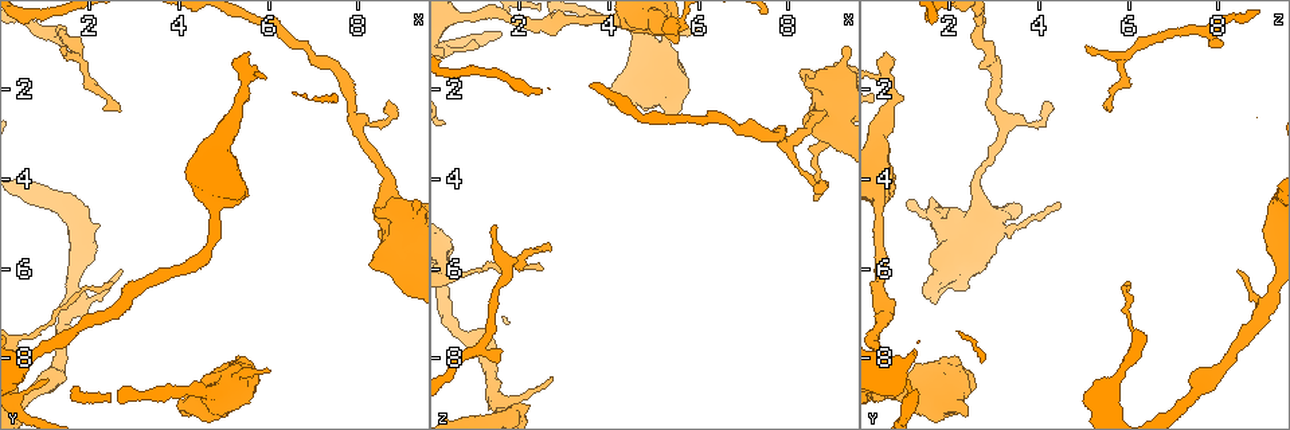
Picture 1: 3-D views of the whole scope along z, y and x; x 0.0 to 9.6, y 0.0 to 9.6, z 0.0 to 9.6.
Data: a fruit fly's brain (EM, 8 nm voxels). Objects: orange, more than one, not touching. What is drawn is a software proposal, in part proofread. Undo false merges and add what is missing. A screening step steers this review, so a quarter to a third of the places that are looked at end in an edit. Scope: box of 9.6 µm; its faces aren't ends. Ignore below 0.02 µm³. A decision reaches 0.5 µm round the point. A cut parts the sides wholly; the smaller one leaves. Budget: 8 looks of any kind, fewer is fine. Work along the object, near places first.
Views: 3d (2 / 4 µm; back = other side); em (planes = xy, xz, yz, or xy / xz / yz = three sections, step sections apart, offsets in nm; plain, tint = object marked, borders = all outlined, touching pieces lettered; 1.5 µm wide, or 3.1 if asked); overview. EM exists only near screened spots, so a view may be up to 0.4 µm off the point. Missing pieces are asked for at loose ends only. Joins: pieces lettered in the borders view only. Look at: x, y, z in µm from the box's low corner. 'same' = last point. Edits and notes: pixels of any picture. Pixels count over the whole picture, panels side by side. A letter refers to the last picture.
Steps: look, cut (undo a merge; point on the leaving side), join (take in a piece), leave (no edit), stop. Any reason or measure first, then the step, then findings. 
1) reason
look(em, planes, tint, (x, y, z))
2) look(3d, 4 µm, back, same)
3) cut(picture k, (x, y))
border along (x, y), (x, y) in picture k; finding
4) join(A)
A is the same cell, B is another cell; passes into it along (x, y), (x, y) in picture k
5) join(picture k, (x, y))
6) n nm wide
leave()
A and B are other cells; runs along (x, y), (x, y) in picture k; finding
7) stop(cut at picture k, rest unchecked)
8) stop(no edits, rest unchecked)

long arm stops here
look(em, planes, borders, (2.55, 6.35, 6.00))

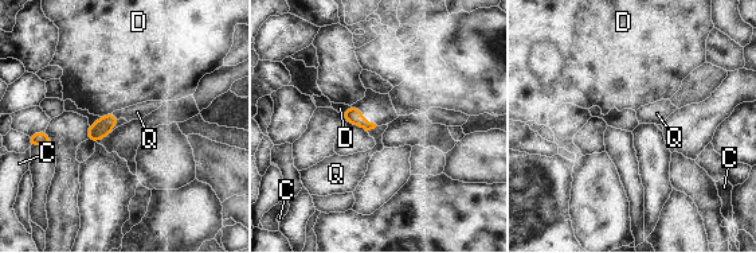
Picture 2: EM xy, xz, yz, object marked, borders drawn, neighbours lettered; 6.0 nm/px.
leave()
C, D and Q are other cells; border along (376, 125), (367, 131) in picture 2; none of them fits

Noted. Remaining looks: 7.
look(3d, 2 µm, back, (1.55, 1.00, 8.10))

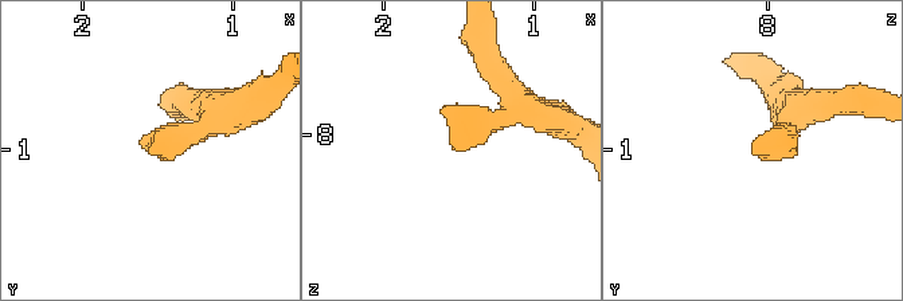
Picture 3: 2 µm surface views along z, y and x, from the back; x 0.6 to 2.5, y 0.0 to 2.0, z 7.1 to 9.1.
now the EM
look(em, planes, plain, (1.56, 1.04, 8.04))

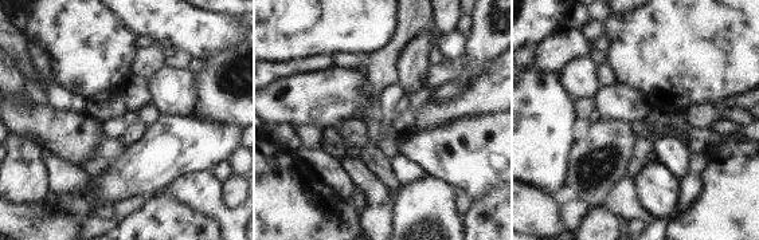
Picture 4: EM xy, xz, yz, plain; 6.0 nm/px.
look(em, planes, borders, same)

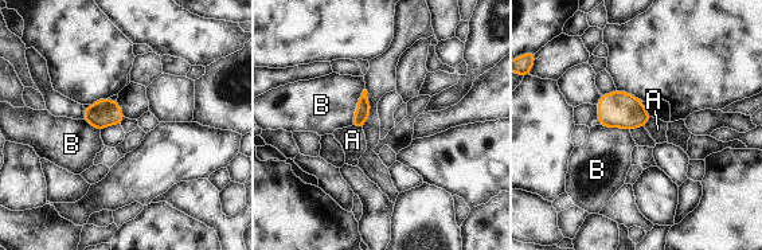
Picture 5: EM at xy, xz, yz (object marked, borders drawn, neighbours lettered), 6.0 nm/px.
leave()
A and B are other cells; border along (351, 125), (362, 129) in picture 5; no lettered piece goes on from it

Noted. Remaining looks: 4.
an open end
look(em, planes, plain, (8.70, 2.30, 4.25))

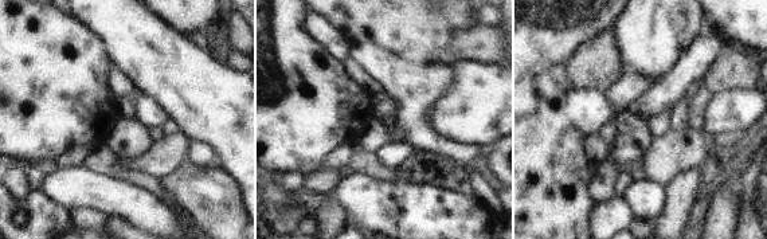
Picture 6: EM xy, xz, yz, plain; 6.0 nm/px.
what lies round it
look(em, planes, borders, same)

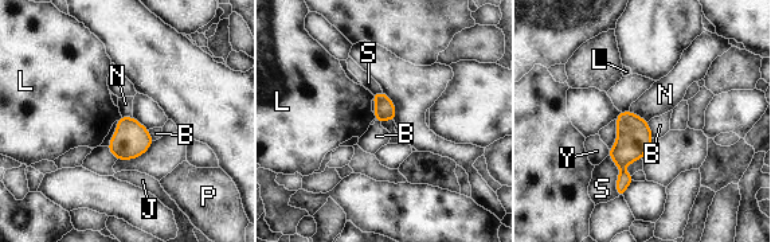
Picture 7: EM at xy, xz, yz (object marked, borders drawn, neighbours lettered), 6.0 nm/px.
leave()
B, J, L, N, P, S and Y are other cells; border along (629, 110), (648, 121) in picture 7; none of them fits

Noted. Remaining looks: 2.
stop(no edits, rest unchecked)

